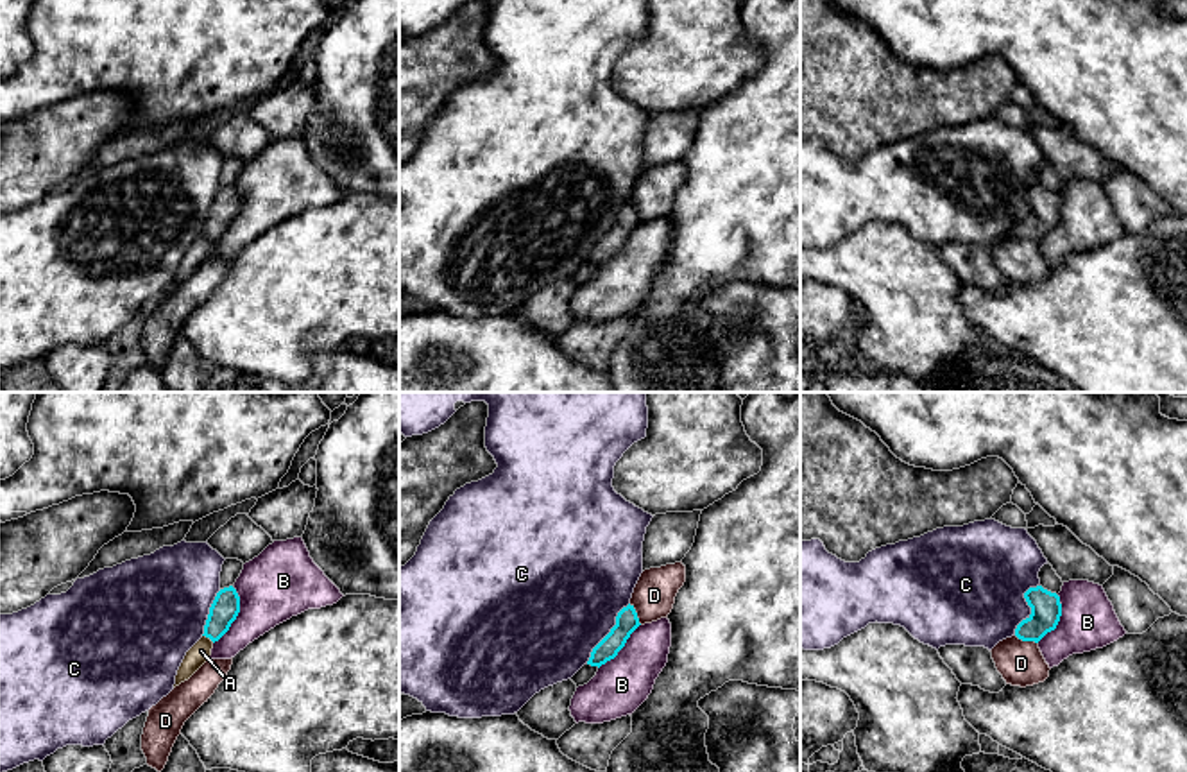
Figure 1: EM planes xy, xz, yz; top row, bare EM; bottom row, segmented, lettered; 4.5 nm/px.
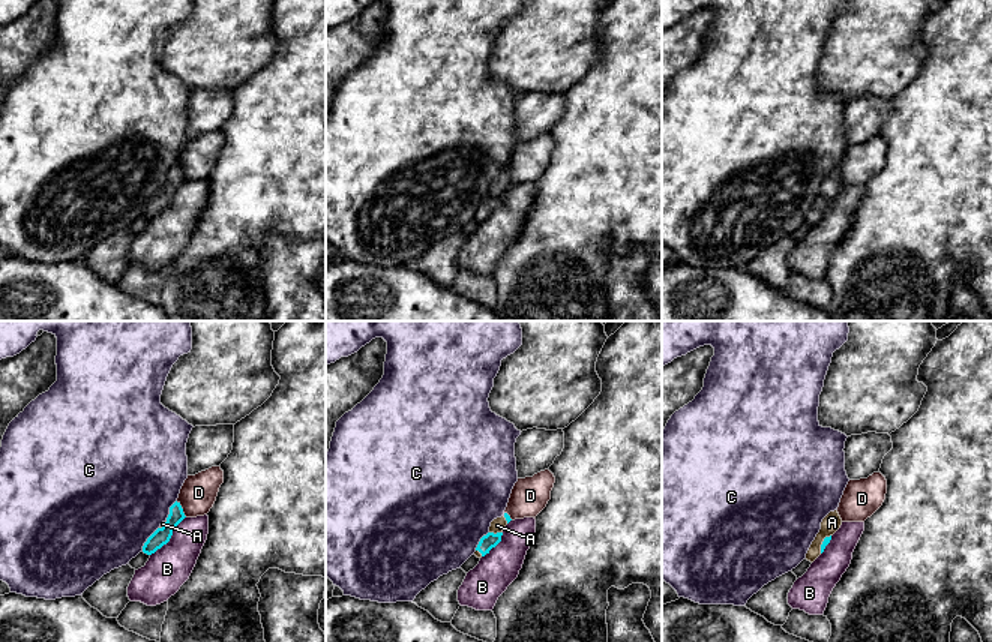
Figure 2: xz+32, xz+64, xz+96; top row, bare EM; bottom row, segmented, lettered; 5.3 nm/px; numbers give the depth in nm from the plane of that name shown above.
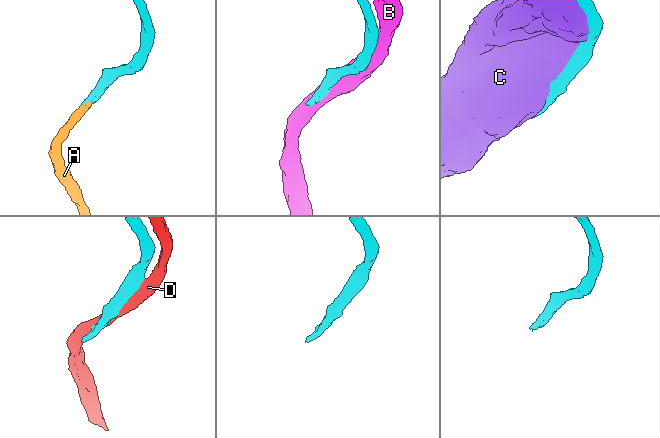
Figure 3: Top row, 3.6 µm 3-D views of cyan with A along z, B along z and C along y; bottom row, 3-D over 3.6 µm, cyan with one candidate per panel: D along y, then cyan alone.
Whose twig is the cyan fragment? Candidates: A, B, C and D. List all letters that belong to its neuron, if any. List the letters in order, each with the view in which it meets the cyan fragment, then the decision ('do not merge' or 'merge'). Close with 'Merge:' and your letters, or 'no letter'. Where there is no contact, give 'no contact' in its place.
A: meets cyan in xy; merge
B: meets cyan in xy; do not merge
C: meets cyan in xz; do not merge
D: meets cyan in xz; do not merge
Merge: A

